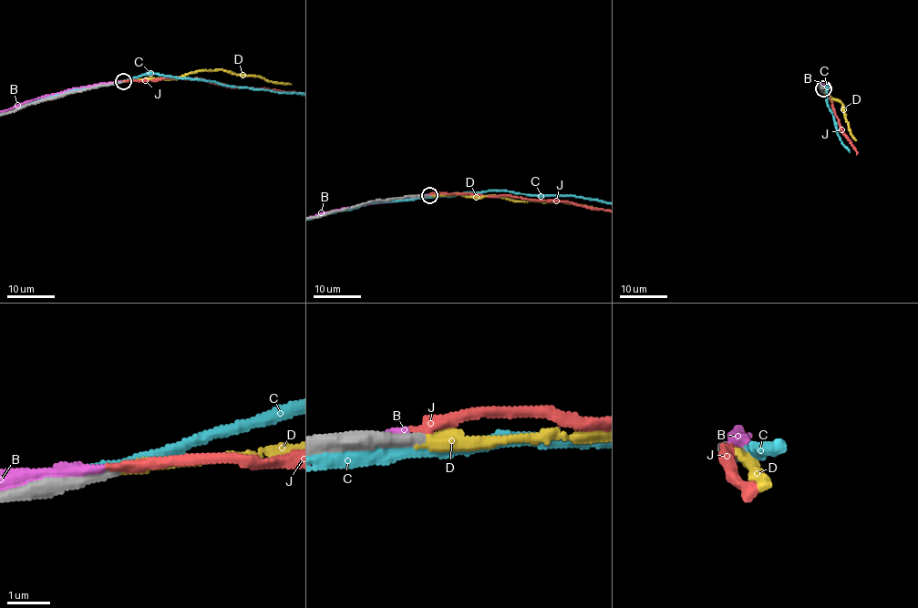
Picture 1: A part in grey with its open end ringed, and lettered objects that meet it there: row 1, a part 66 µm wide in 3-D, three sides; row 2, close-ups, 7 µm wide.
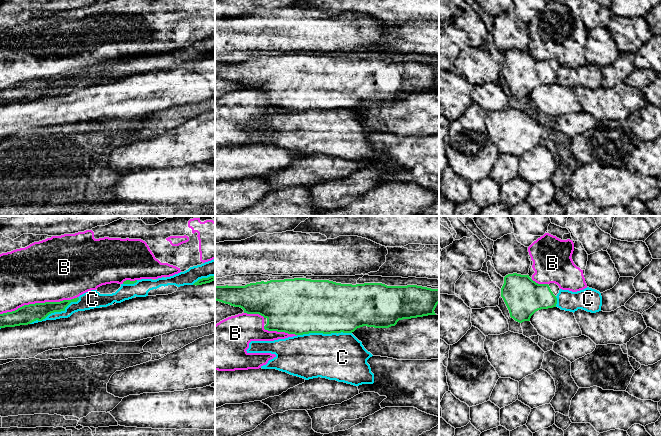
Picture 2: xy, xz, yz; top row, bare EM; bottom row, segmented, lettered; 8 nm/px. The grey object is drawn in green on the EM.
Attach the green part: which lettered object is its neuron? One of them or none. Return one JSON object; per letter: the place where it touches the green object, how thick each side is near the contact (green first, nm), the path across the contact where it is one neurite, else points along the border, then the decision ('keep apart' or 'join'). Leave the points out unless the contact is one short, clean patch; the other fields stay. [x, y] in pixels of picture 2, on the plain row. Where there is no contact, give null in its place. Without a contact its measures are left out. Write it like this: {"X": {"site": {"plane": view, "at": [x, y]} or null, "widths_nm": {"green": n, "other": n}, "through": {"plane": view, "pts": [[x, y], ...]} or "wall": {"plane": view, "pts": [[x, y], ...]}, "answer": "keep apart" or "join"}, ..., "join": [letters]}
{"B": {"site": {"plane": "xy", "at": [38, 79]}, "widths_nm": {"green": 150, "other": 480}, "answer": "keep apart"}, "C": {"site": {"plane": "xy", "at": [54, 87]}, "widths_nm": {"green": 150, "other": 110}, "answer": "keep apart"}, "D": {"site": null, "answer": "join"}, "J": {"site": null, "answer": "keep apart"}, "join": ["D"]}

